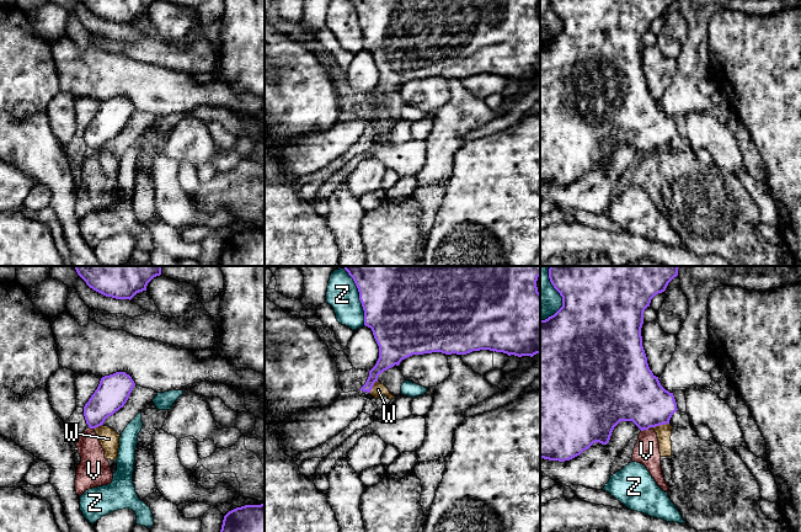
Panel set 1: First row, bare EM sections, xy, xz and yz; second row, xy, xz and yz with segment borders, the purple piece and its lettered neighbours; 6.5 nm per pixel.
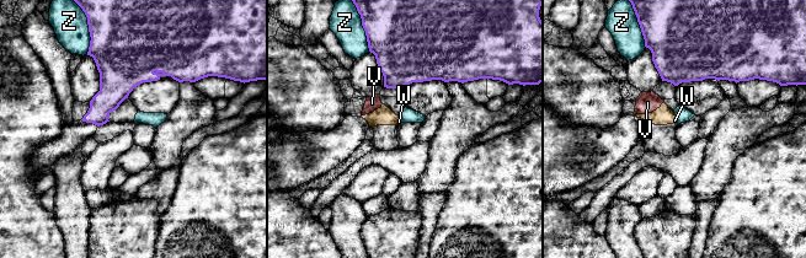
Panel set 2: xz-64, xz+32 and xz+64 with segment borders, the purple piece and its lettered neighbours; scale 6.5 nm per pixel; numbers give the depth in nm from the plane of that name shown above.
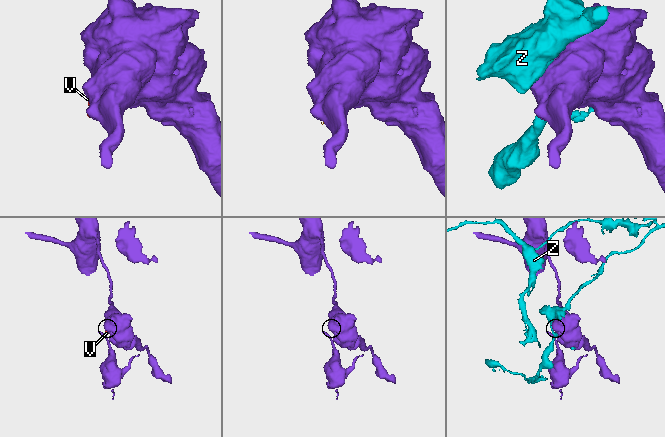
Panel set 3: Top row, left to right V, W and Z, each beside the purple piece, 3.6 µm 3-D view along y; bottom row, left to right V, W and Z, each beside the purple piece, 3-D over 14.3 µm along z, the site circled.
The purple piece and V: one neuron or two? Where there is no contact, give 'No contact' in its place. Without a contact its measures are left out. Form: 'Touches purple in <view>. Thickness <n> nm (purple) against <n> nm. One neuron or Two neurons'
Touches purple in yz. Thickness 360 nm (purple) against 170 nm. Two neurons

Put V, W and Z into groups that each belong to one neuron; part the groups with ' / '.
V W / Z

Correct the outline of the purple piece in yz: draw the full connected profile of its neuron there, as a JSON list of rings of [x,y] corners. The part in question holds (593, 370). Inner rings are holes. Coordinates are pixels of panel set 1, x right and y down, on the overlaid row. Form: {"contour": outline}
{"contour": [[[550,266],[549,278],[562,297],[562,307],[551,316],[540,320],[540,458],[565,462],[580,456],[593,443],[607,445],[614,427],[620,421],[632,421],[641,431],[669,424],[678,410],[673,393],[666,390],[648,367],[642,346],[641,328],[644,312],[651,299],[666,291],[668,283],[678,276],[679,266]]]}

